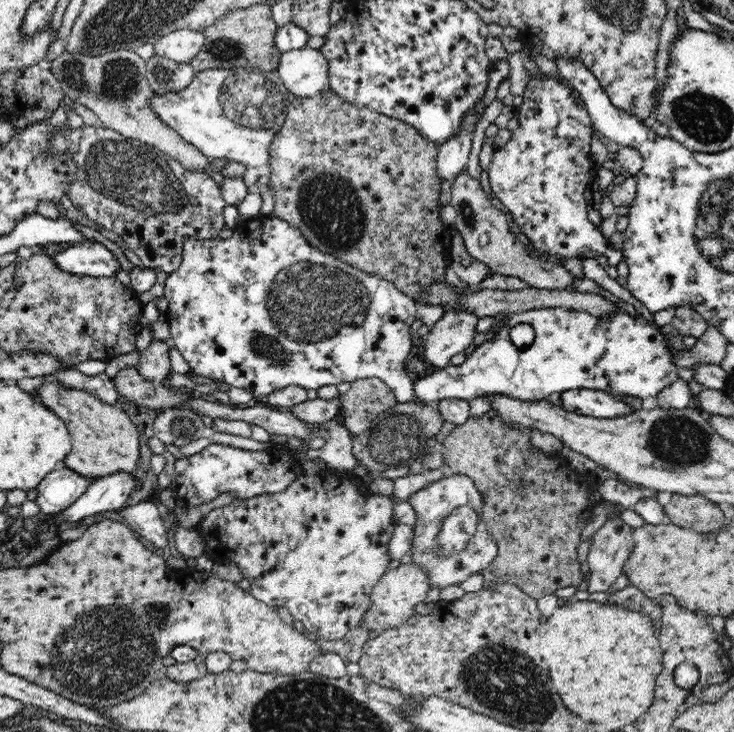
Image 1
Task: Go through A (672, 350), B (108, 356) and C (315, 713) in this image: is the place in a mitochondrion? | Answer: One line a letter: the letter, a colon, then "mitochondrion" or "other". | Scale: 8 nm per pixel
A: other
B: other
C: mitochondrion

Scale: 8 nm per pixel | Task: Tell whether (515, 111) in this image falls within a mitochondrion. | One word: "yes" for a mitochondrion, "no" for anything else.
no

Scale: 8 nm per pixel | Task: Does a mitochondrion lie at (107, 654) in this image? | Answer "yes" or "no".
yes

